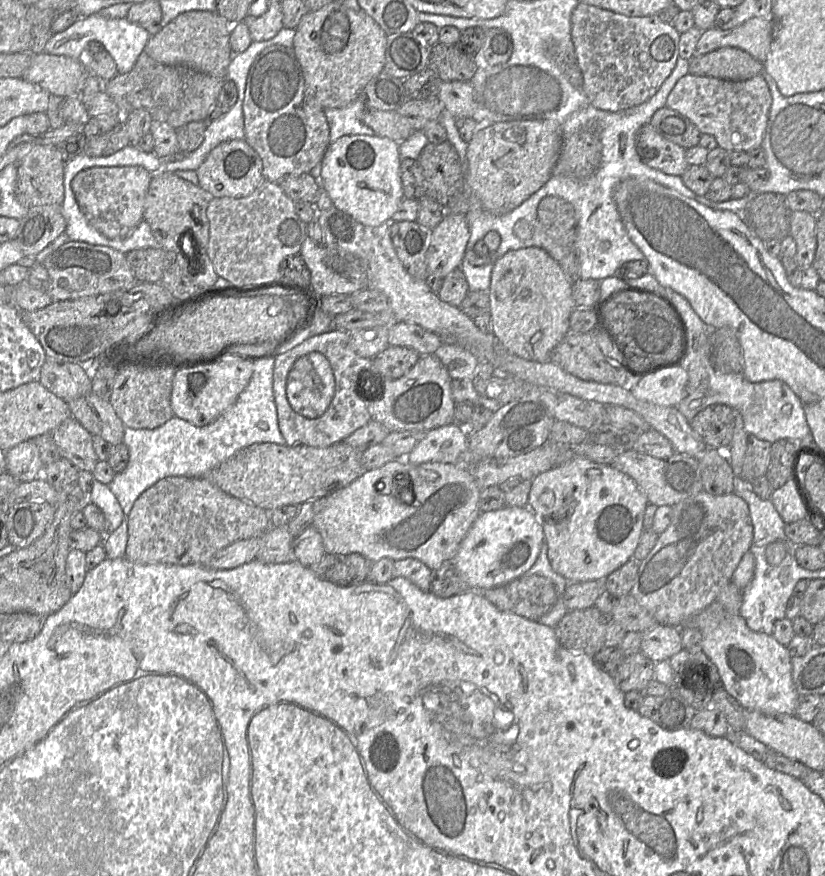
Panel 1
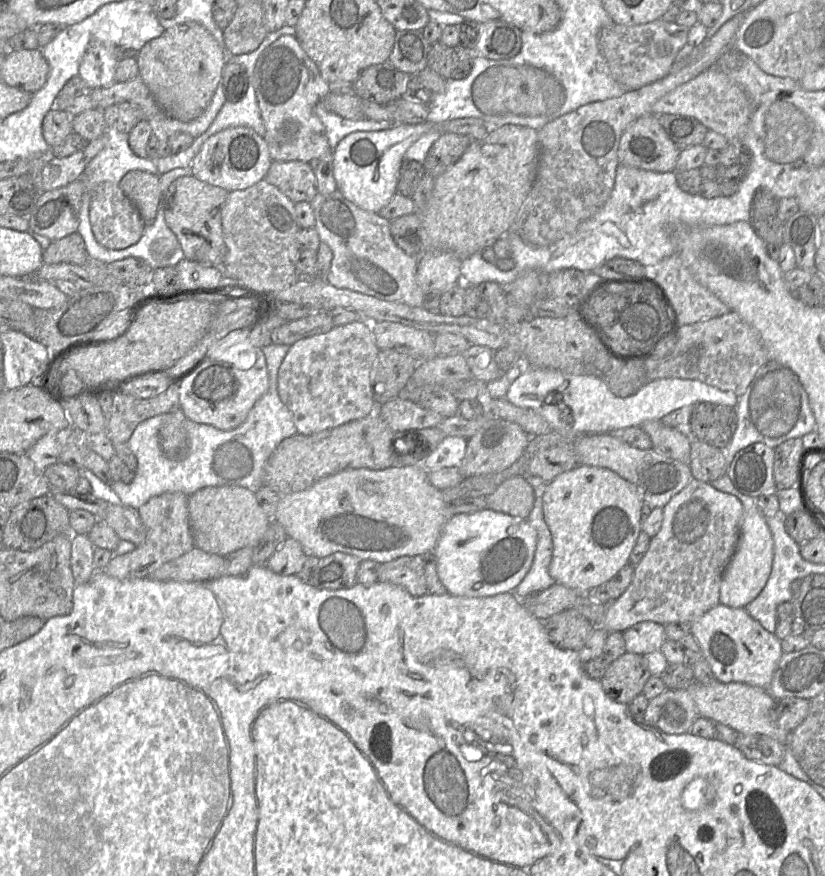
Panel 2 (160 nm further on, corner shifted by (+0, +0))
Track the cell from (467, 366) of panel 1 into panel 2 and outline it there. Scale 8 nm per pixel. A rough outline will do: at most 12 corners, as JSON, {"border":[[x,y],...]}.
{"border":[[471,345],[461,355],[474,379],[487,384],[504,374],[495,351]]}

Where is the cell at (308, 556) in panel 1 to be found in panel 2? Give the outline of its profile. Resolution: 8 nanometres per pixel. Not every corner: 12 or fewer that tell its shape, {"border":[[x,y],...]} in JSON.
{"border":[[288,537],[265,566],[279,575],[296,575],[306,556]]}

